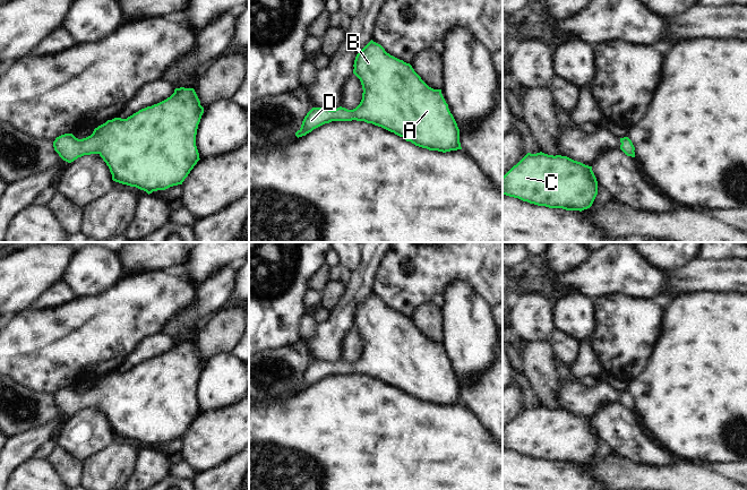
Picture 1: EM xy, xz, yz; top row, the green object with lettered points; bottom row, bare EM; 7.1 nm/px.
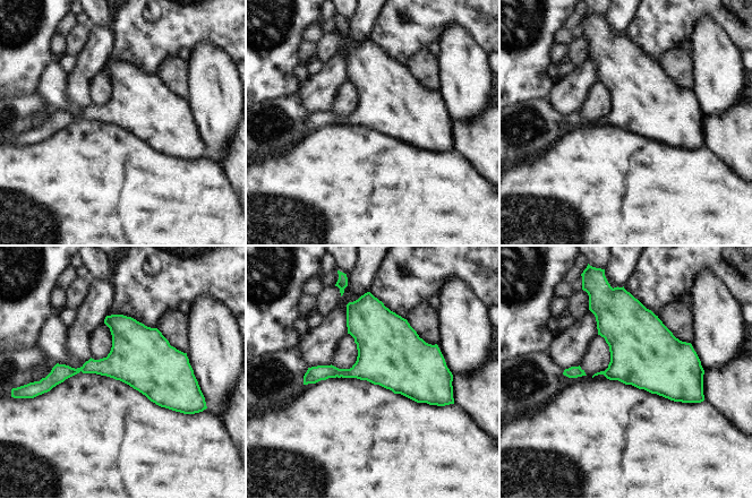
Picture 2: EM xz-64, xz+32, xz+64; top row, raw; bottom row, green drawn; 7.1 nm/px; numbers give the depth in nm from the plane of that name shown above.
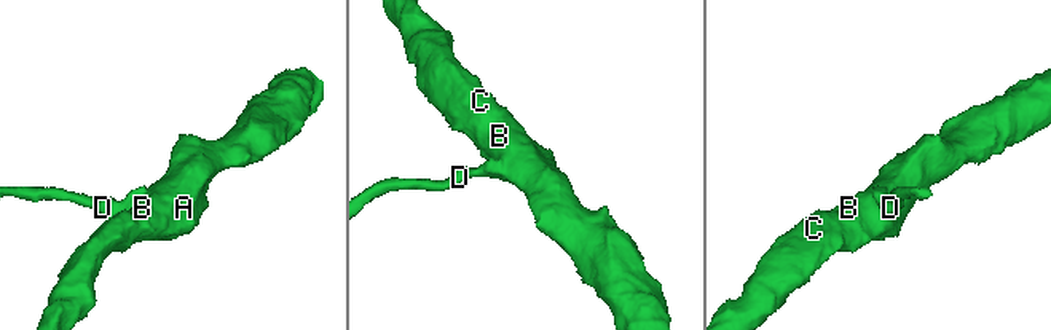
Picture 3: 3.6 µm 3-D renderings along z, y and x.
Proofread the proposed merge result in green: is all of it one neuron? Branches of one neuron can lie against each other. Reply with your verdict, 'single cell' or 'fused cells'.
single cell

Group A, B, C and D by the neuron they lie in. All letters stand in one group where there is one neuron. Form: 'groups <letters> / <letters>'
groups A B C D

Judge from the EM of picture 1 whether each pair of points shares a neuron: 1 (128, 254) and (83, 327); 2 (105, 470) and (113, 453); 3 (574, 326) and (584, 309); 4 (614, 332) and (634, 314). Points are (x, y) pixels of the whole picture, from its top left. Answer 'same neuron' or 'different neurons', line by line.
1: different neurons
2: same neuron
3: same neuron
4: same neuron

